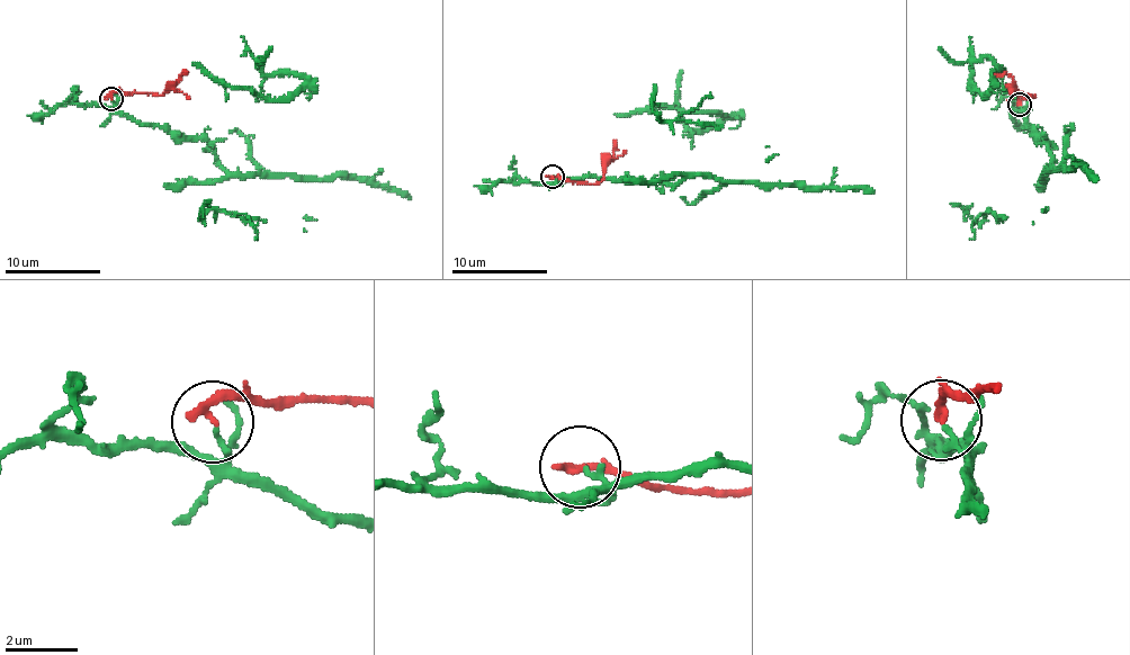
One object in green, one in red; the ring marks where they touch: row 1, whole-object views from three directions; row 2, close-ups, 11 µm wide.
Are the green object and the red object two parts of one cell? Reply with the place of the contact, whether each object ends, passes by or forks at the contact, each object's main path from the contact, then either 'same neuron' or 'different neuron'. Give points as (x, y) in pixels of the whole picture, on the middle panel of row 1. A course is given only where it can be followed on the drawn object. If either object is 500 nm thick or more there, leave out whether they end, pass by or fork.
place (553, 177); green ends; red ends; course green (553, 176), (563, 180), (673, 179), (691, 149), (691, 133), (717, 127), (731, 117), (652, 106), (615, 114); course red (553, 176), (597, 184), (613, 156), (616, 140); different neuron

